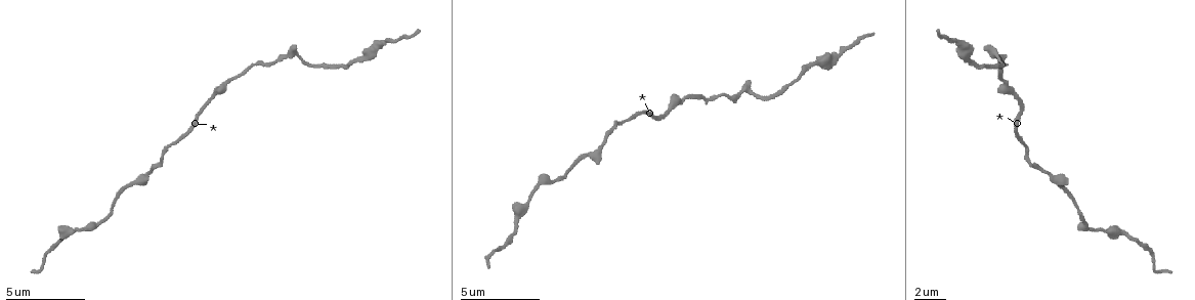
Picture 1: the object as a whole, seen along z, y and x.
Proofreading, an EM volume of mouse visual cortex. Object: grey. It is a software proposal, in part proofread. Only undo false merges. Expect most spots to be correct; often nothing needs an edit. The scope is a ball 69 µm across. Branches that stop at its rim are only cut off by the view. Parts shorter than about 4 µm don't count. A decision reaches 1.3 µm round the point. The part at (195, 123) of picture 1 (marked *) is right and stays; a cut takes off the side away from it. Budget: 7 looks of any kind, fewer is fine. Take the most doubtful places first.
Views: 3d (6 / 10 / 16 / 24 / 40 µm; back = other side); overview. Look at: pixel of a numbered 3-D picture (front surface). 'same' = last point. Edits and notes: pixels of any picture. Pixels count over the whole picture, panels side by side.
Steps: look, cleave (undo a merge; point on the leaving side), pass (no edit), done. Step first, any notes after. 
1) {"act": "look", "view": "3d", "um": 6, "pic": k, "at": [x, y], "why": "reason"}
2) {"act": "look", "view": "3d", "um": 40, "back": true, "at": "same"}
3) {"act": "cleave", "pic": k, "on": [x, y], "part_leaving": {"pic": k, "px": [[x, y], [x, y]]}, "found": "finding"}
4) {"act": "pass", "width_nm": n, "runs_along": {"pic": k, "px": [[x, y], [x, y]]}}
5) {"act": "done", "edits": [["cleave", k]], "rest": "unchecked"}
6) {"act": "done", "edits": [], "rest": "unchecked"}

{"act": "look", "view": "3d", "um": 10, "pic": 1, "at": [532, 196], "why": "thin neck"}

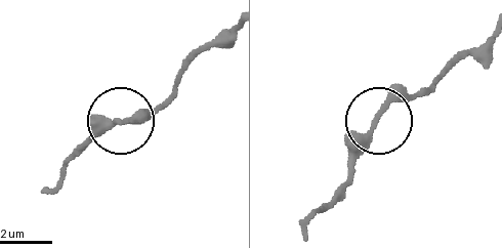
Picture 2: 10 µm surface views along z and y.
{"act": "look", "view": "3d", "um": 10, "back": true, "pic": 2, "at": [374, 121], "why": "from behind"}

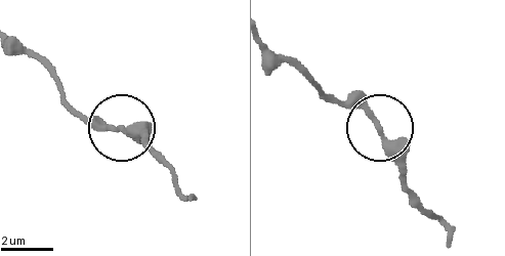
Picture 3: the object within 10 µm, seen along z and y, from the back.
{"act": "pass", "found": "all the same neuron"}

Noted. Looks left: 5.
{"act": "look", "view": "3d", "um": 16, "pic": 1, "at": [1000, 60], "why": "calibre changes"}

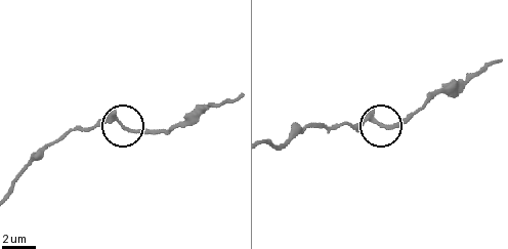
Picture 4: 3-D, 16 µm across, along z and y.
{"act": "look", "view": "3d", "um": 16, "back": true, "pic": 4, "at": [379, 124]}

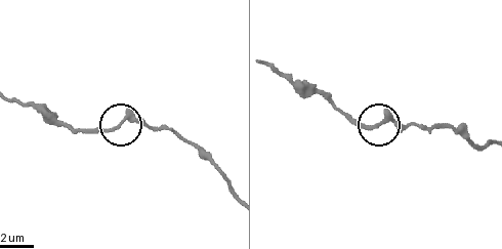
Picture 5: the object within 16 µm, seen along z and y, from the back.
{"act": "pass", "runs_along": {"pic": 5, "px": [[231, 189], [214, 165], [168, 129], [127, 119], [83, 128]]}, "found": "continuous, no second neuron"}

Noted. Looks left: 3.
{"act": "look", "view": "3d", "um": 6, "pic": 1, "at": [578, 160]}

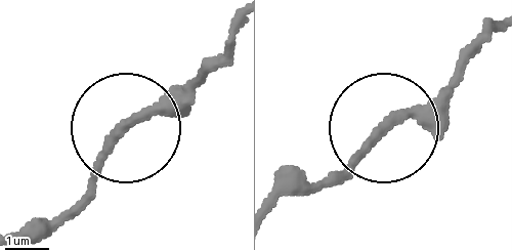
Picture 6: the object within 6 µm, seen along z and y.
{"act": "pass", "runs_along": {"pic": 6, "px": [[496, 28], [331, 182]]}, "found": "one neuron here"}

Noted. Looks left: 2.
{"act": "done", "edits": [], "rest": "unchecked"}

